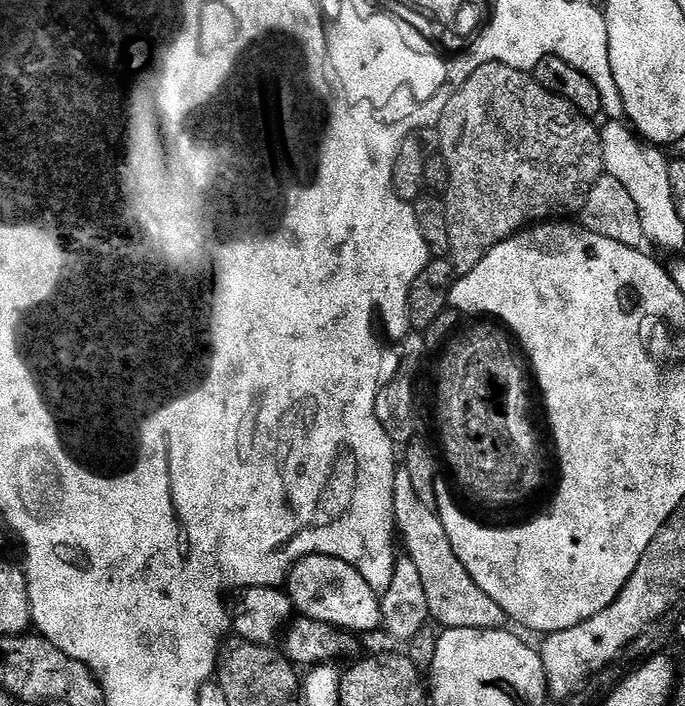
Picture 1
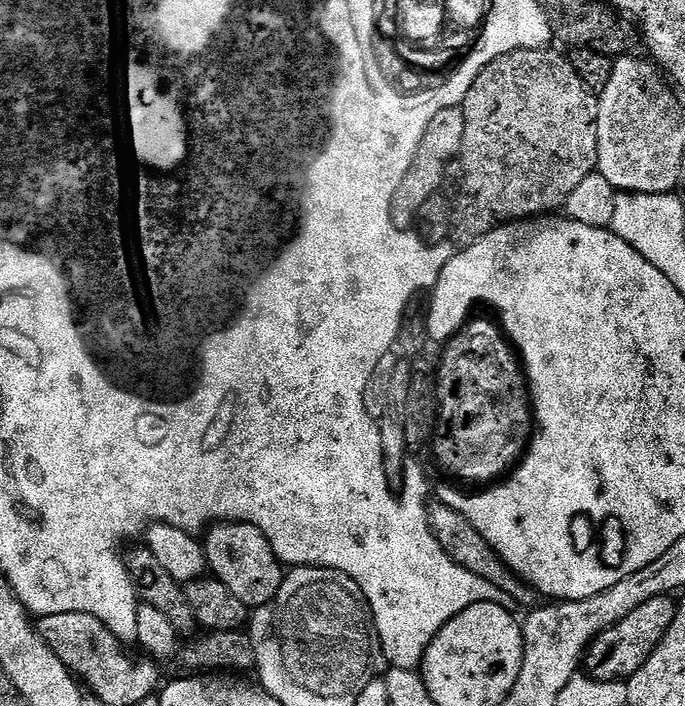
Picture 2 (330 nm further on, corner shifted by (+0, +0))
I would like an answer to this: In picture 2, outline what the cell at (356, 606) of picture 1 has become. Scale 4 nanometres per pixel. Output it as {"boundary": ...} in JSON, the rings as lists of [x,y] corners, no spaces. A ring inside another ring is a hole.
{"boundary":[[[220,522],[207,529],[202,543],[215,579],[221,580],[230,594],[234,594],[234,598],[242,598],[249,609],[261,608],[276,597],[284,581],[286,568],[276,557],[266,534],[262,534],[258,526]]]}

